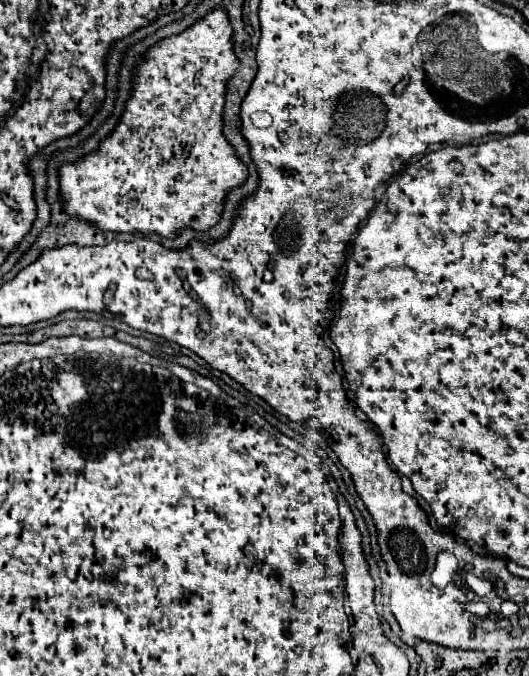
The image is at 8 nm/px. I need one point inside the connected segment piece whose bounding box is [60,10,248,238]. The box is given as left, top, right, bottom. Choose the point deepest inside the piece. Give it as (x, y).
(166, 165)

